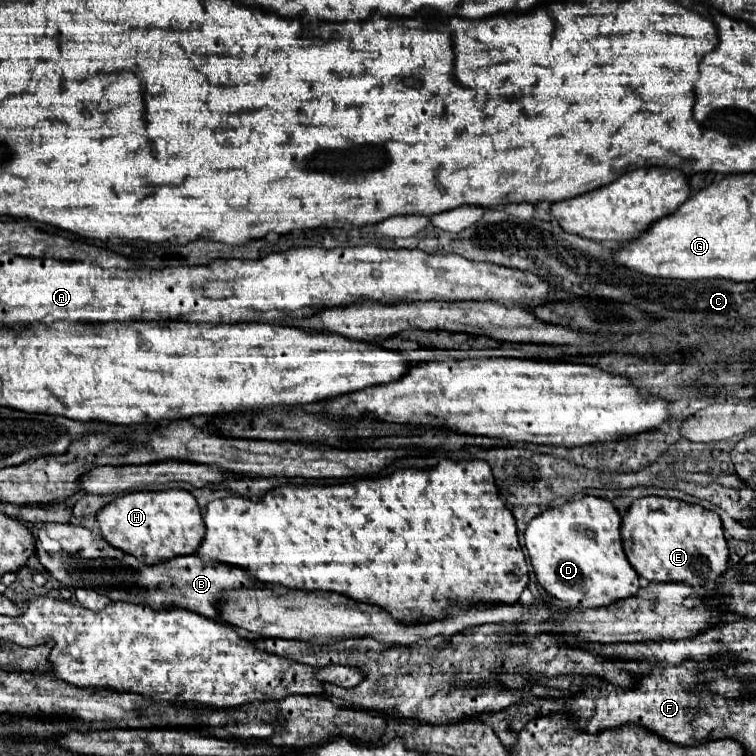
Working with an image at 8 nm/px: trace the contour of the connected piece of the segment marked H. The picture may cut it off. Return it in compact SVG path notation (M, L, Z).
M135 491L117 497L97 513L101 535L117 549L135 555L141 563L153 565L177 555L193 555L205 535L199 505L189 491Z

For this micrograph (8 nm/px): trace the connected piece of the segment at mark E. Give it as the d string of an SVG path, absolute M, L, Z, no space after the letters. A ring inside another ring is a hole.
M643 497L633 501L633 505L623 515L623 527L621 527L623 547L629 563L633 569L643 575L647 581L659 581L659 583L687 583L695 589L709 587L717 581L717 577L727 569L729 561L729 549L727 541L723 537L723 525L715 511L705 509L701 505L691 505L677 499L667 497Z

